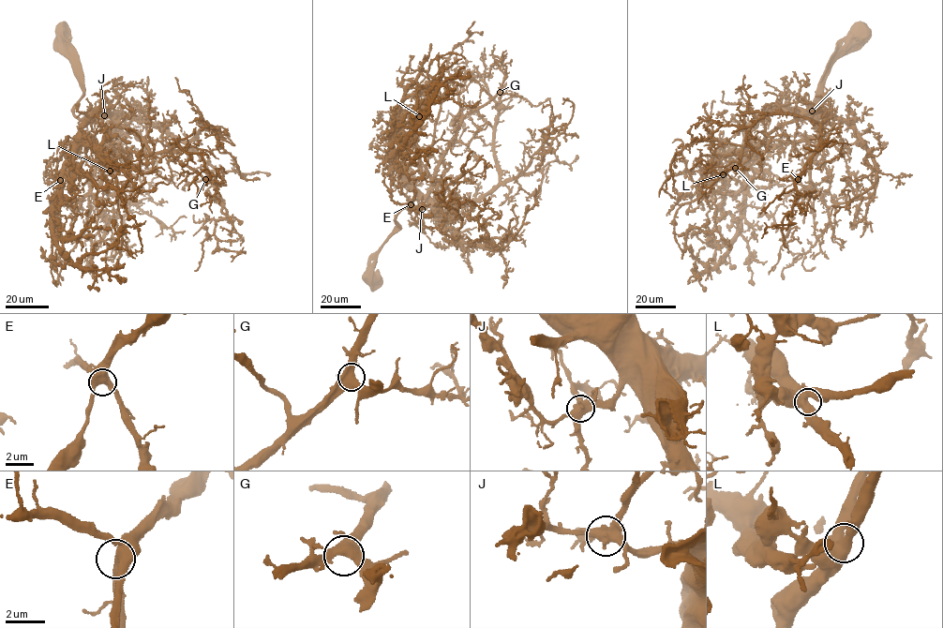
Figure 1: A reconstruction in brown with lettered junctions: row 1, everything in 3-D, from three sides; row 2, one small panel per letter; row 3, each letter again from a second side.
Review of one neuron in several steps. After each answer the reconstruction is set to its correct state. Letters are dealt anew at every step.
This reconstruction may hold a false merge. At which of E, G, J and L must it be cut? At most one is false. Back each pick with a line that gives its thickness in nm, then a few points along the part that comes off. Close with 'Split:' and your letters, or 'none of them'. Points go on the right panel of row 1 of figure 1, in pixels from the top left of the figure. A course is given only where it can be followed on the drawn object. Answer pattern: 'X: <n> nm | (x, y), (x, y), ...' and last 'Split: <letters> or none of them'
Split: none of them

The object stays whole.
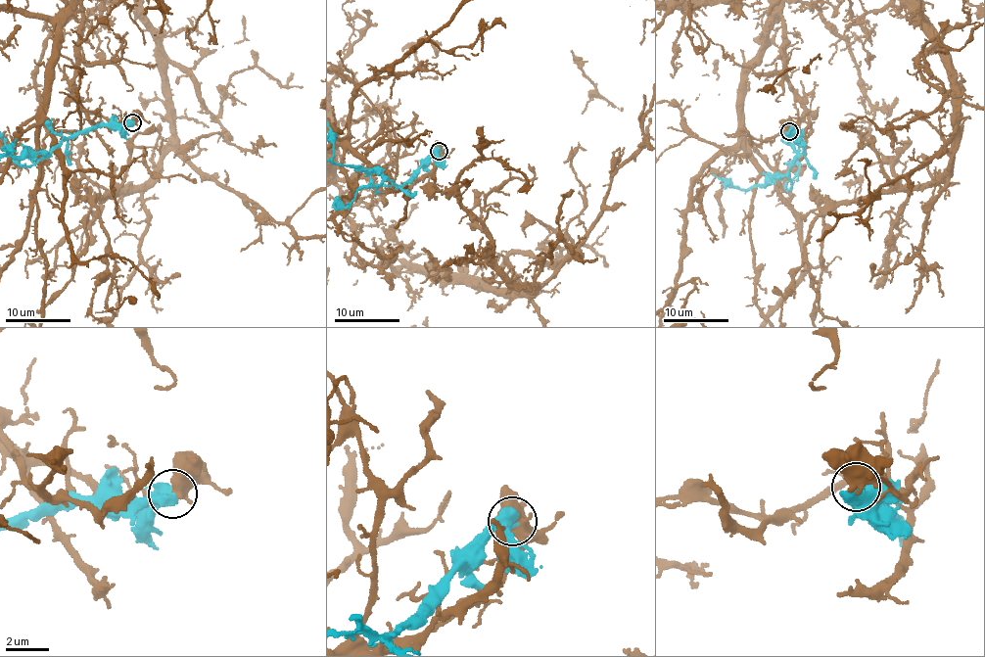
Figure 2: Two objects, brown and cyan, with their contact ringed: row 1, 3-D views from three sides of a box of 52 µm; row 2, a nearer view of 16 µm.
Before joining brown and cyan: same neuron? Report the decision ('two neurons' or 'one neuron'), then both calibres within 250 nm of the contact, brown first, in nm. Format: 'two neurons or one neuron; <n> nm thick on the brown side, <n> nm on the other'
two neurons; 650 nm thick on the brown side, 750 nm on the other

